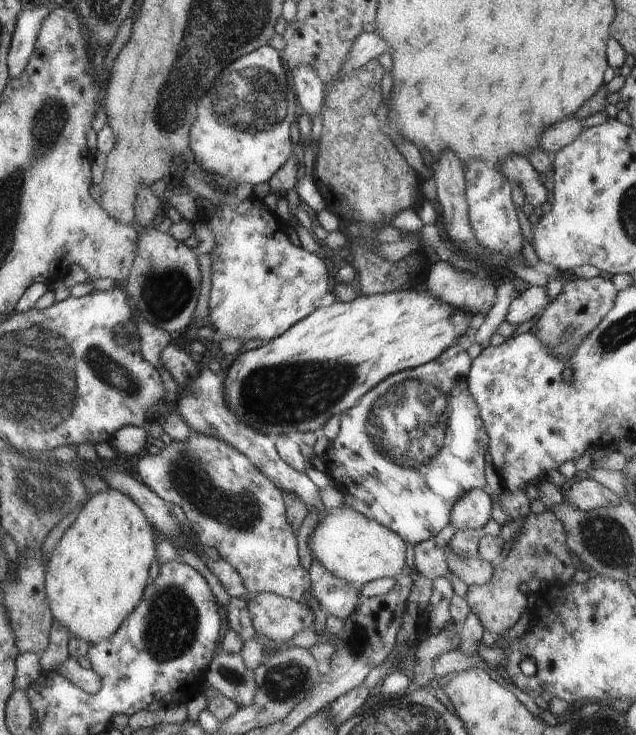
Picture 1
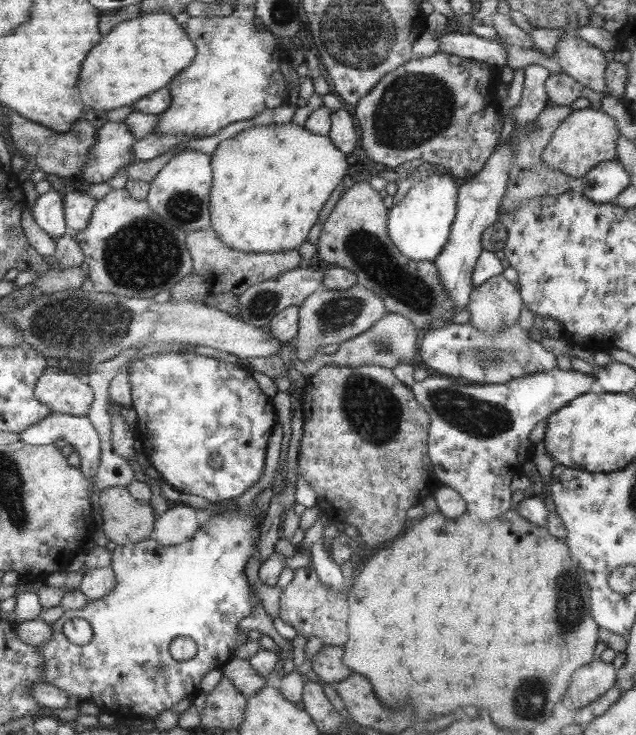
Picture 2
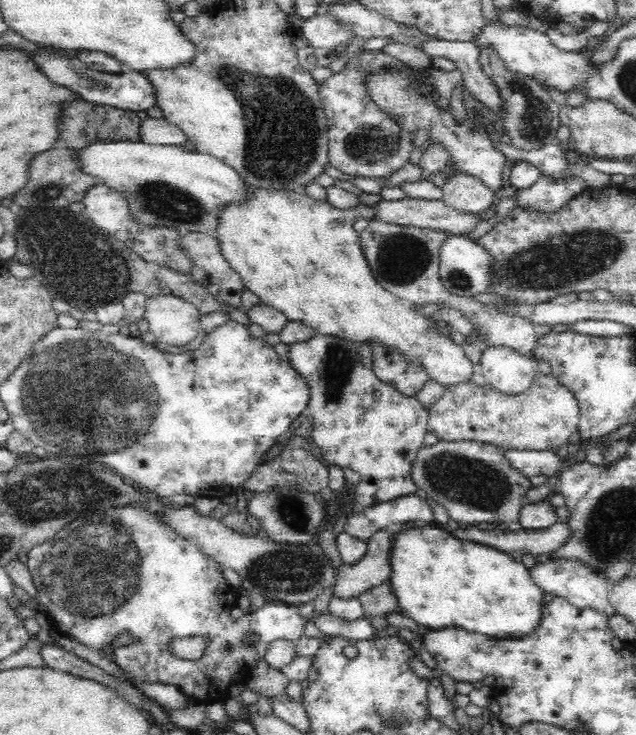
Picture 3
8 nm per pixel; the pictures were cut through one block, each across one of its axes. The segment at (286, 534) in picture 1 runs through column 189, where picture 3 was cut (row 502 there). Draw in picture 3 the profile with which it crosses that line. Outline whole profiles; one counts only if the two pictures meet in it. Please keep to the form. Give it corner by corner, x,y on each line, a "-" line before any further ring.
438,442
436,446
424,446
412,462
412,478
420,494
442,504
450,512
450,518
466,528
516,524
532,484
530,478
510,468
502,450
496,444
484,442

